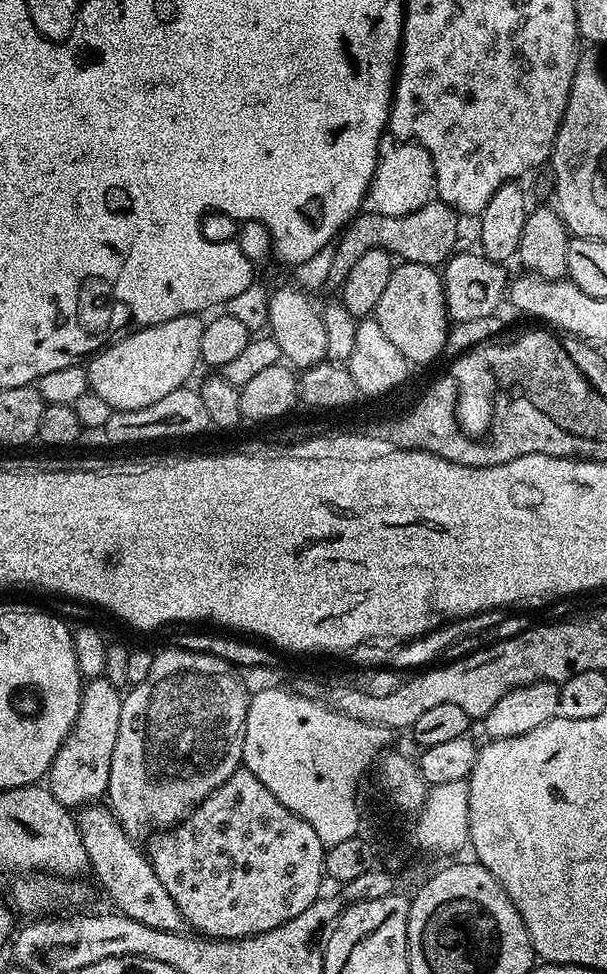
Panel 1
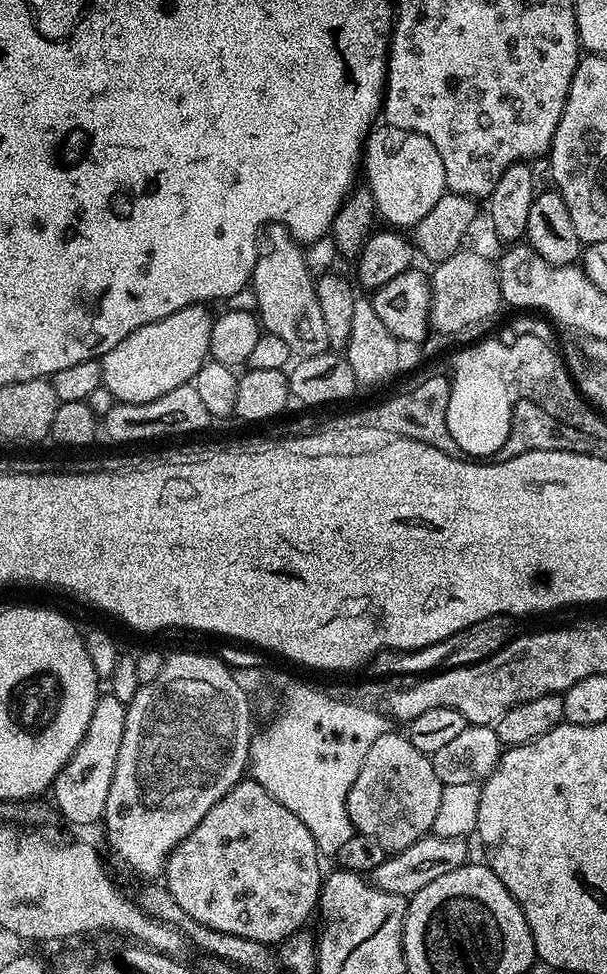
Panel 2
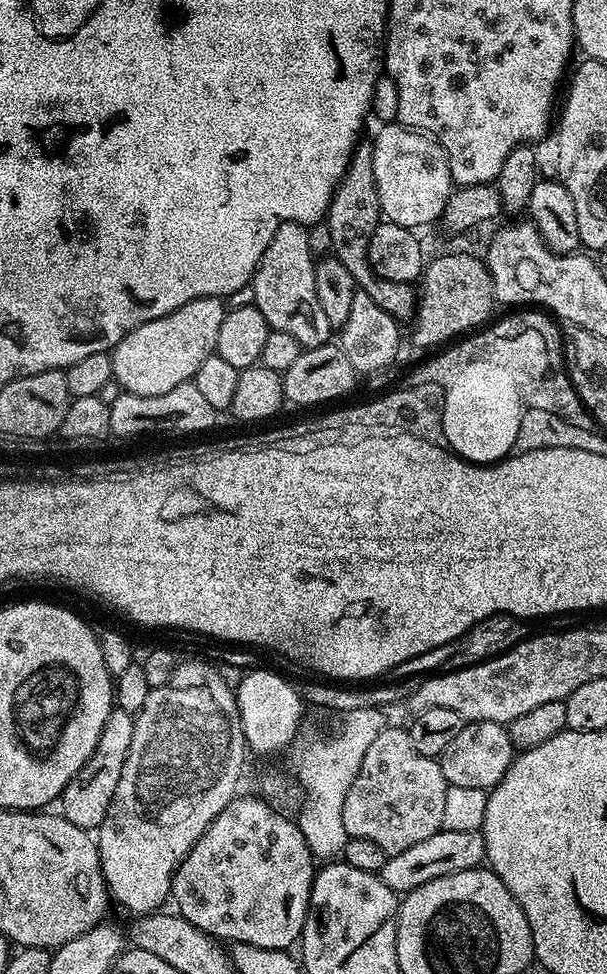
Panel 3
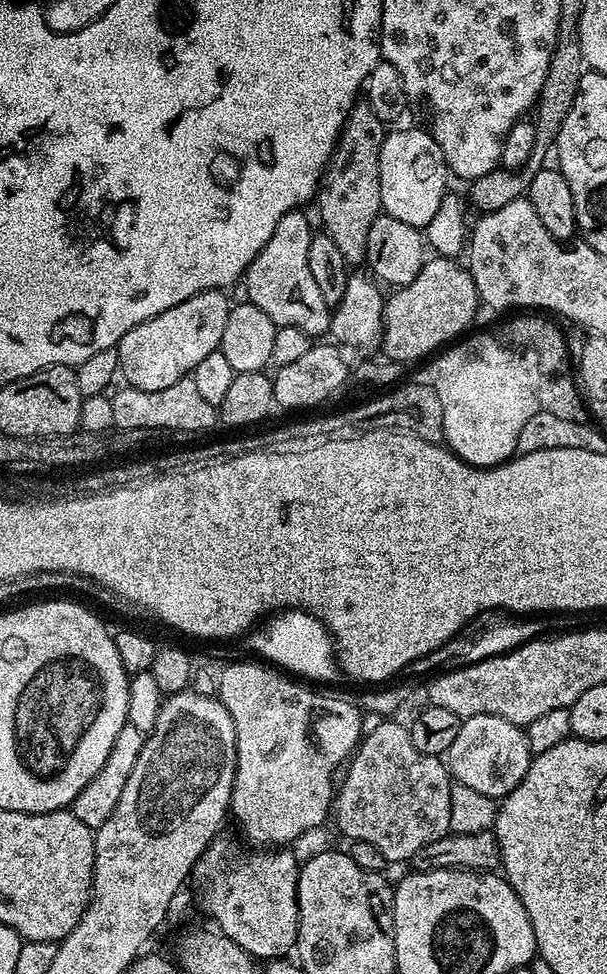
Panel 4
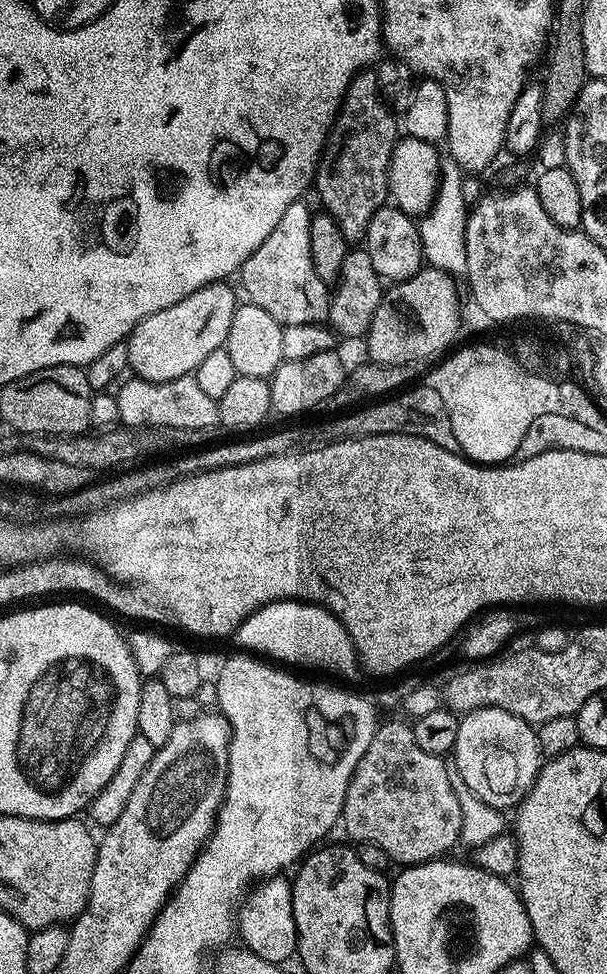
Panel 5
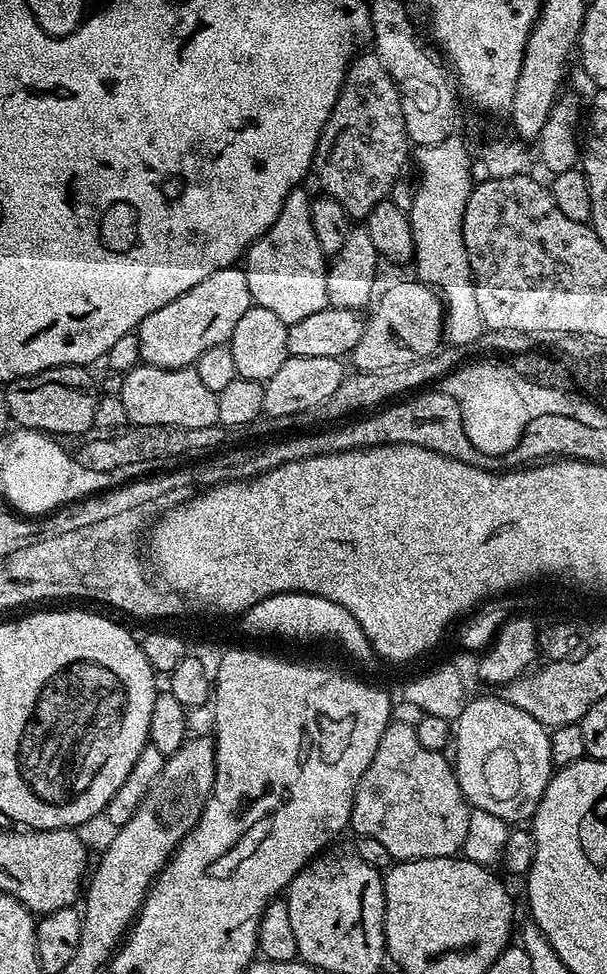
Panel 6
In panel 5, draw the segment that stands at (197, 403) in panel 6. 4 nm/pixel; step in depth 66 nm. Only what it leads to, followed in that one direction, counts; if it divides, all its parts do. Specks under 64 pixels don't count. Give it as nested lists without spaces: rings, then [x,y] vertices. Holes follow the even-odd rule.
[[[195,375],[174,378],[170,382],[150,382],[139,378],[128,378],[121,383],[118,394],[120,423],[126,428],[146,426],[178,426],[181,430],[219,425],[218,401],[207,396],[198,387]]]

